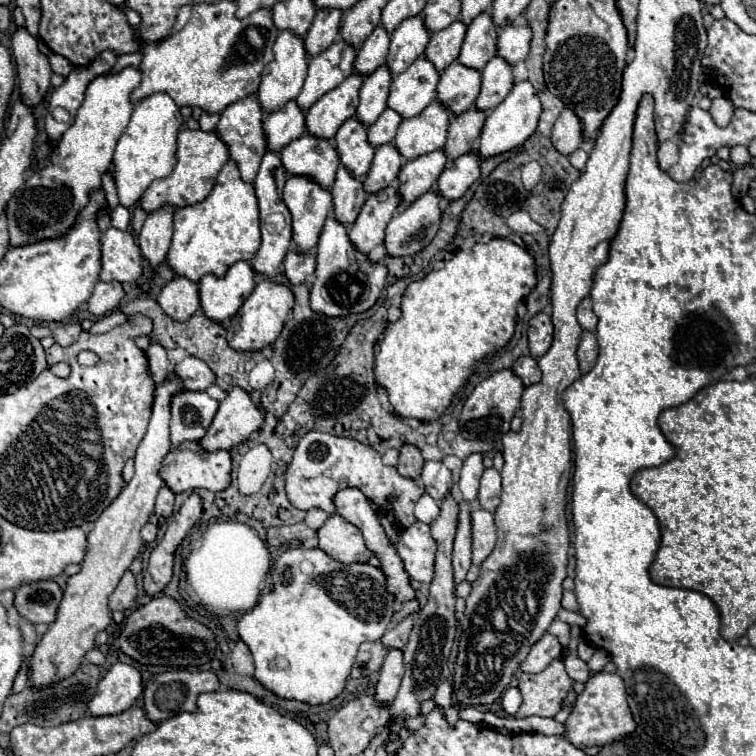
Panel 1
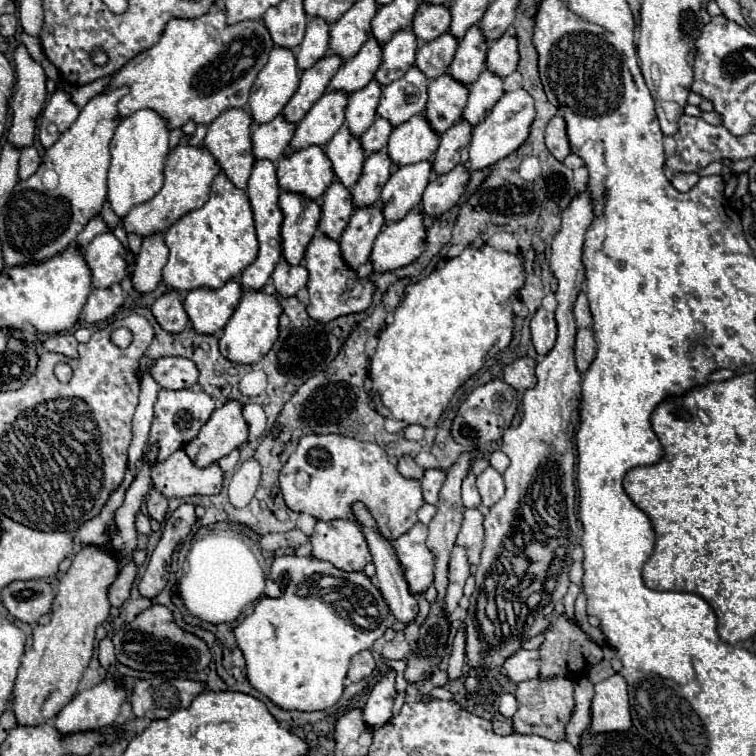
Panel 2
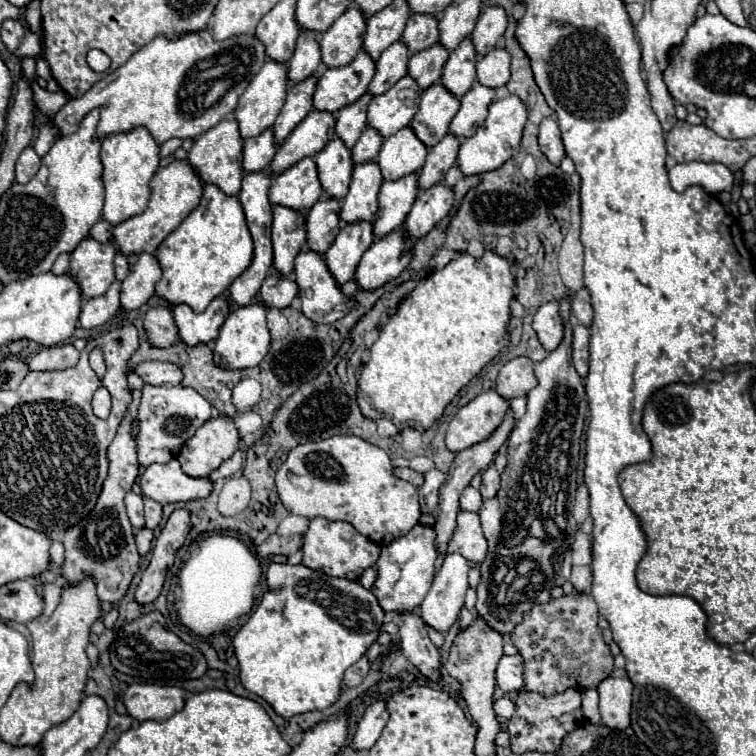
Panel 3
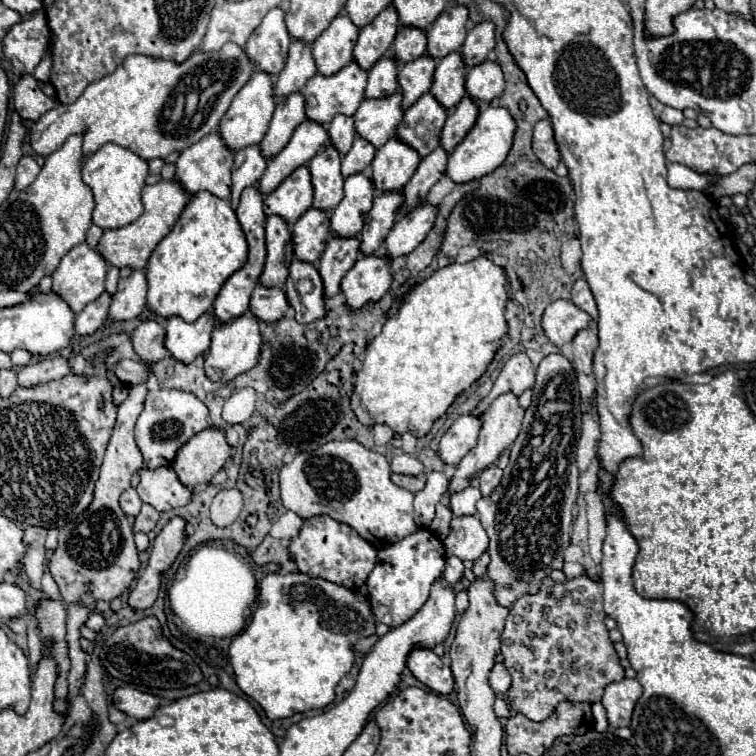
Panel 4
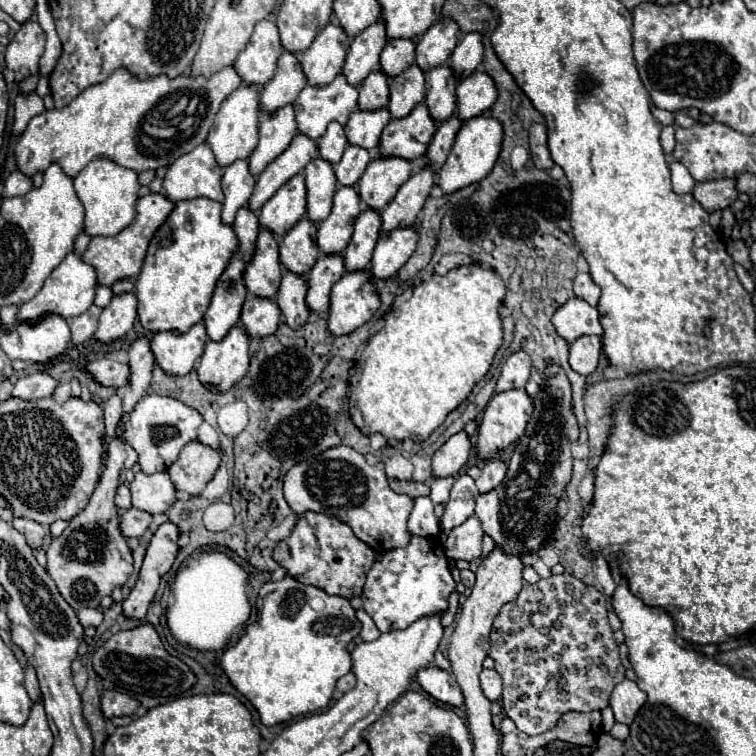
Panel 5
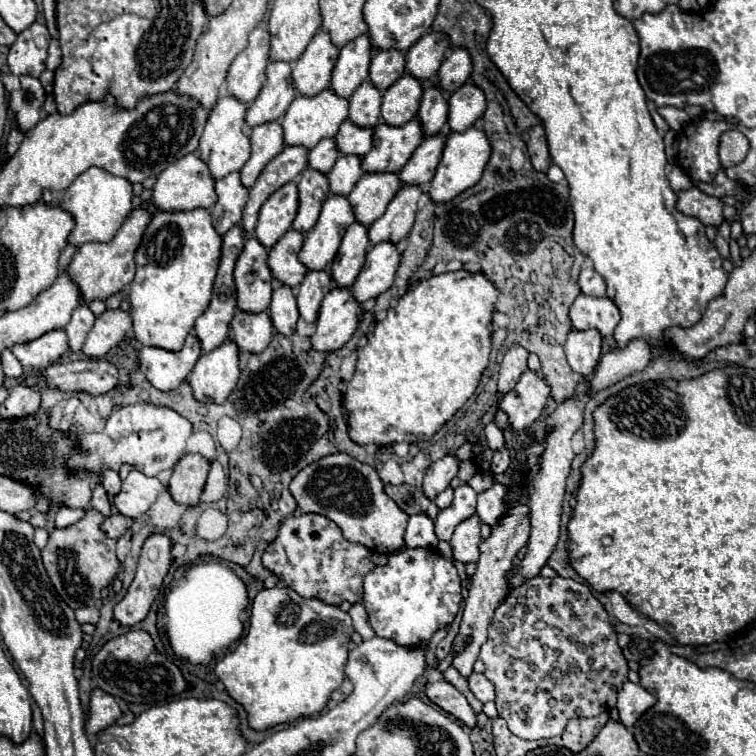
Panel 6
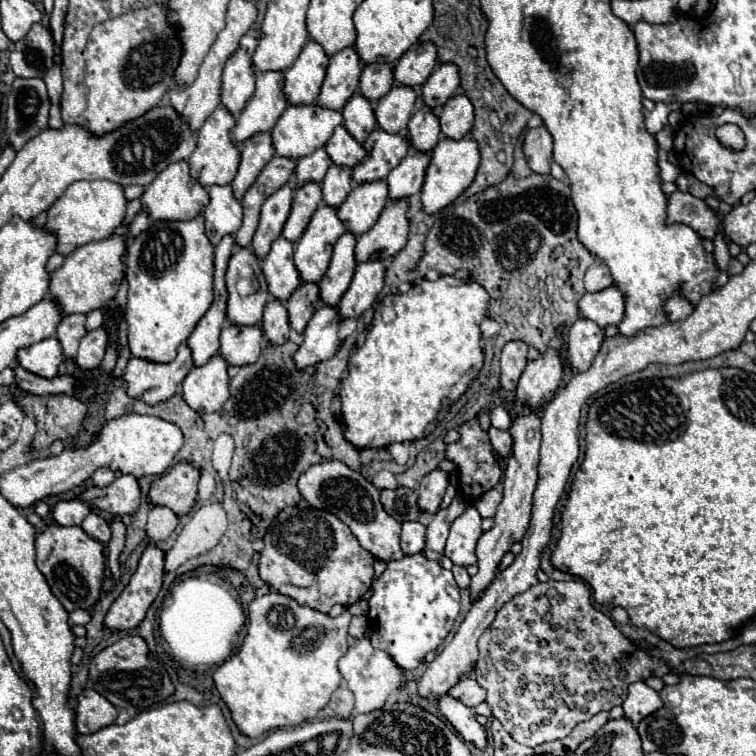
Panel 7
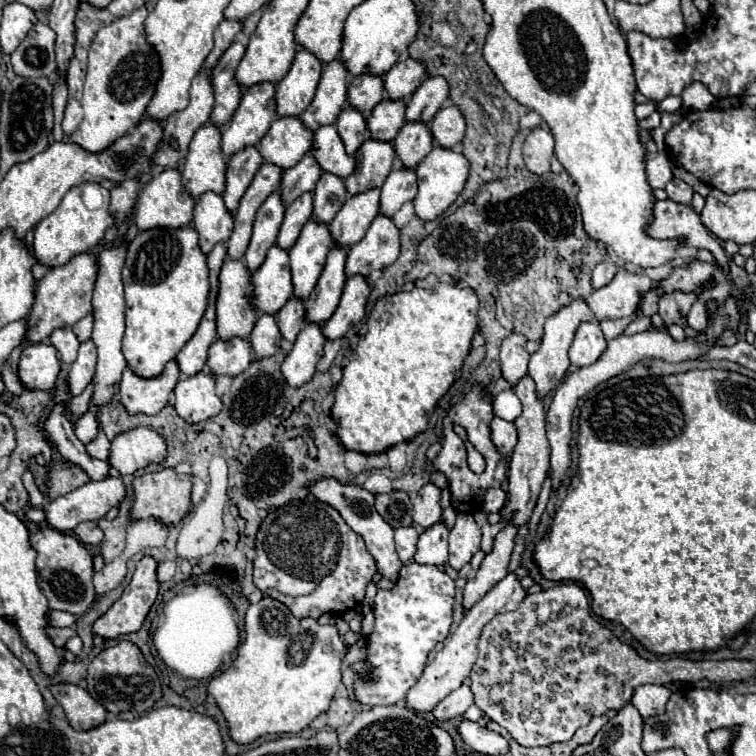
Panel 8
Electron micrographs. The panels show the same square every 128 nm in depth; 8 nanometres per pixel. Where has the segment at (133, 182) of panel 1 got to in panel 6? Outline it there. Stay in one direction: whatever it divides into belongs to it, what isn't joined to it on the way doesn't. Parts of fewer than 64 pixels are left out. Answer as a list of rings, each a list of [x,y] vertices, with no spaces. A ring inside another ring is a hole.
[[[98,166],[88,168],[64,190],[60,202],[76,218],[76,226],[68,242],[74,246],[80,246],[84,242],[110,242],[132,210],[132,196],[132,184],[126,178],[114,176]]]

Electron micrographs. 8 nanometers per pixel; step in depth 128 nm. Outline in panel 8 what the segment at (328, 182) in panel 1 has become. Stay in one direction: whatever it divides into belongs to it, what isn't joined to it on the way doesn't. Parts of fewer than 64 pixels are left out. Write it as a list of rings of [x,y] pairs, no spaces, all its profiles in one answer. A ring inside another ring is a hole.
[[[280,192],[270,194],[266,198],[266,202],[260,206],[260,210],[256,214],[250,246],[244,254],[244,260],[246,260],[246,266],[250,268],[250,272],[254,272],[264,262],[268,248],[276,242],[280,224],[284,220],[284,210],[286,210],[286,204],[282,202]]]

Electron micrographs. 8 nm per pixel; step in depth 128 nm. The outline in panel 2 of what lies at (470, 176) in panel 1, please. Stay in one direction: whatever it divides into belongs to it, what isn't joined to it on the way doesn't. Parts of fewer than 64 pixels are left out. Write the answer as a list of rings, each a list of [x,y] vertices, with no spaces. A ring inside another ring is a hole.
[[[458,164],[448,174],[434,176],[422,196],[422,212],[428,216],[444,214],[460,200],[468,182],[470,182],[470,170],[462,164]]]

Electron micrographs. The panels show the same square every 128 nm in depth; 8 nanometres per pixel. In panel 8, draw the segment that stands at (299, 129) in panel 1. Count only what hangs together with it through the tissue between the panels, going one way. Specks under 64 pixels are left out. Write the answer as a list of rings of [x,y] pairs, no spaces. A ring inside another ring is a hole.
[[[204,192],[194,208],[194,228],[200,234],[200,248],[208,254],[218,242],[226,242],[234,230],[234,216],[224,206],[224,198]]]

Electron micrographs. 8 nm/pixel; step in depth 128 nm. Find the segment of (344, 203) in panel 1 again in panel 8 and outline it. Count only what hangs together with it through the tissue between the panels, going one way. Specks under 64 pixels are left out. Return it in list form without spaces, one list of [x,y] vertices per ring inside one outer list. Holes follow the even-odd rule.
[[[274,244],[268,250],[264,264],[252,274],[254,294],[252,304],[260,312],[276,314],[288,298],[292,298],[292,274],[288,250]]]

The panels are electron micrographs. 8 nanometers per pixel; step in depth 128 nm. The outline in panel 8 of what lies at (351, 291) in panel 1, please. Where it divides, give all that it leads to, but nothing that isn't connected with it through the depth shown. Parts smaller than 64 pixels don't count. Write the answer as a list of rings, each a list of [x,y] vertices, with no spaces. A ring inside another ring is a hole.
[[[262,314],[256,320],[256,326],[250,334],[250,342],[256,352],[256,358],[266,358],[276,354],[280,350],[280,340],[282,340],[282,334],[280,334],[280,328],[276,326],[276,316]]]

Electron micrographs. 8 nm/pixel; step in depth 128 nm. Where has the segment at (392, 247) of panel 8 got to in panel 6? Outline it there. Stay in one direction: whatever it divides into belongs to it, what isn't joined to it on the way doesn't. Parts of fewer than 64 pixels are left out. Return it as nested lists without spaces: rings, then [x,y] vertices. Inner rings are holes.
[[[404,184],[398,194],[388,204],[384,216],[380,216],[374,224],[368,226],[368,236],[372,244],[390,240],[398,244],[412,228],[416,218],[416,202],[422,194],[422,186]]]

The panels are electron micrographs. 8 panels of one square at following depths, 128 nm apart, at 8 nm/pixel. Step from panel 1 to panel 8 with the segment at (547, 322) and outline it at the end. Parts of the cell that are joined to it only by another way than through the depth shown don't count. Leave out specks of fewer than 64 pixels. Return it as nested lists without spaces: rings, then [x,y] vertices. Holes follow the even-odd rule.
[[[620,268],[614,280],[604,288],[594,290],[586,302],[596,320],[618,320],[634,314],[640,302],[640,294],[648,292],[650,286],[652,280],[646,274],[634,274]]]

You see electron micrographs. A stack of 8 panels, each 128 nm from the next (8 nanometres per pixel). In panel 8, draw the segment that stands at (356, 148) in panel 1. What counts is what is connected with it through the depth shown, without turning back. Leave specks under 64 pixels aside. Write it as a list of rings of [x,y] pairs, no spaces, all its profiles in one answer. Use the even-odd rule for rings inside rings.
[[[306,192],[300,198],[296,198],[294,202],[290,202],[286,206],[286,216],[284,222],[280,226],[280,234],[278,234],[278,246],[282,246],[284,250],[292,248],[302,226],[306,224],[306,220],[312,216],[314,206],[312,206],[312,194]]]

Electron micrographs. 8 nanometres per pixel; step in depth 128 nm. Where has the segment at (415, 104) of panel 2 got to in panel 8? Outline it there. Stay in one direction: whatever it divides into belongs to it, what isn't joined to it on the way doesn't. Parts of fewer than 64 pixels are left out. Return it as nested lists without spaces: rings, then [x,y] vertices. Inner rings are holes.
[[[328,124],[328,126],[322,126],[316,130],[312,156],[318,160],[322,170],[332,172],[340,178],[346,178],[348,174],[352,174],[352,170],[356,166],[354,156],[346,154],[344,142],[334,124]]]

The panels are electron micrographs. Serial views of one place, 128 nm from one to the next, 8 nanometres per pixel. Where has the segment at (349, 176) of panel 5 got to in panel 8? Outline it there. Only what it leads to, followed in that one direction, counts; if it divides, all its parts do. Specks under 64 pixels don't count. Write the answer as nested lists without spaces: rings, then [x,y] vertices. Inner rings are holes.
[[[324,172],[318,180],[312,196],[314,196],[314,218],[328,224],[328,222],[332,222],[336,212],[346,202],[348,192],[346,192],[344,180],[340,176]]]

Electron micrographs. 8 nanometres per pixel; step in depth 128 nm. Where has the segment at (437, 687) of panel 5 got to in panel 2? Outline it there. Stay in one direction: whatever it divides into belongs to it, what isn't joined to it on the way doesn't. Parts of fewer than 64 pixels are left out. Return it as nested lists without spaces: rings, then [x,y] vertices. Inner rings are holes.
[[[354,502],[352,504],[352,514],[356,518],[356,522],[360,524],[364,536],[366,536],[366,542],[368,542],[368,550],[374,558],[374,566],[376,566],[376,580],[378,580],[378,588],[386,600],[386,604],[390,606],[392,614],[396,616],[396,620],[400,622],[414,622],[416,614],[418,614],[418,602],[416,602],[416,596],[408,590],[408,582],[404,578],[404,570],[400,566],[400,560],[398,560],[398,554],[396,550],[392,548],[392,544],[378,532],[378,526],[376,526],[376,520],[372,518],[370,510],[362,504],[362,502]]]

